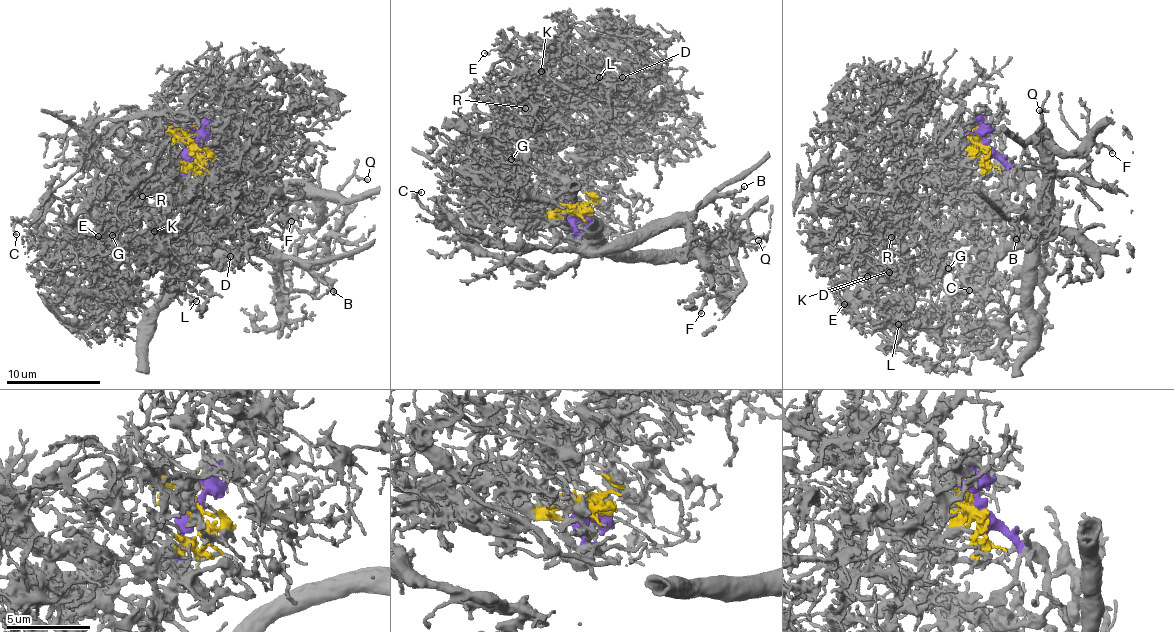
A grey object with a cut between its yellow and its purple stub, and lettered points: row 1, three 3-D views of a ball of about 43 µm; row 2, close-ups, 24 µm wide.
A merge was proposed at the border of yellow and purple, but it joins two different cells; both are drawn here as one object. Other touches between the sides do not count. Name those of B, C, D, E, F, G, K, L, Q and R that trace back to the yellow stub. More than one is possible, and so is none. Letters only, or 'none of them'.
D, E, G, K, L, R

